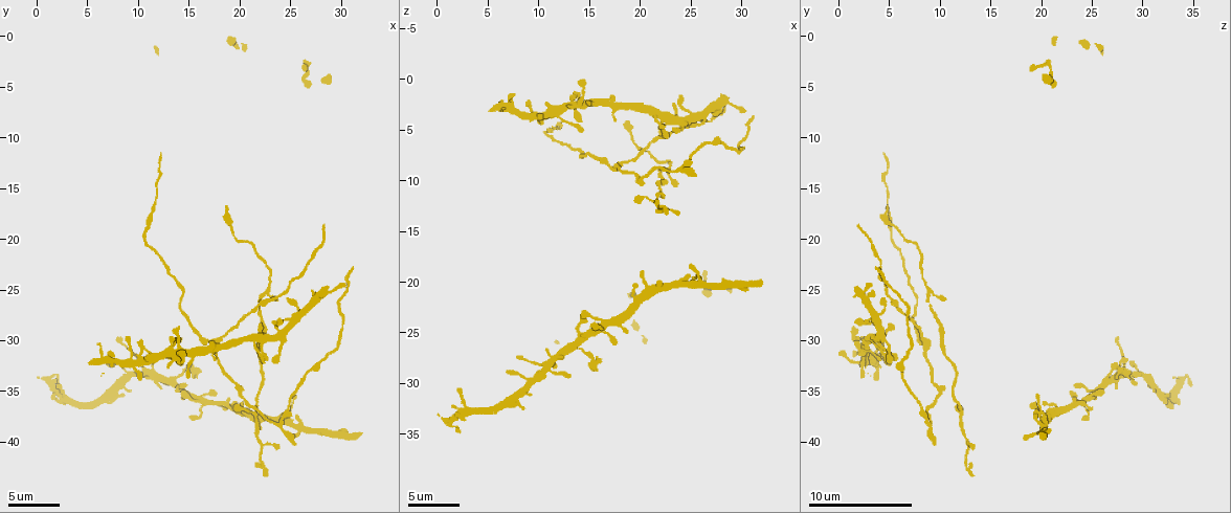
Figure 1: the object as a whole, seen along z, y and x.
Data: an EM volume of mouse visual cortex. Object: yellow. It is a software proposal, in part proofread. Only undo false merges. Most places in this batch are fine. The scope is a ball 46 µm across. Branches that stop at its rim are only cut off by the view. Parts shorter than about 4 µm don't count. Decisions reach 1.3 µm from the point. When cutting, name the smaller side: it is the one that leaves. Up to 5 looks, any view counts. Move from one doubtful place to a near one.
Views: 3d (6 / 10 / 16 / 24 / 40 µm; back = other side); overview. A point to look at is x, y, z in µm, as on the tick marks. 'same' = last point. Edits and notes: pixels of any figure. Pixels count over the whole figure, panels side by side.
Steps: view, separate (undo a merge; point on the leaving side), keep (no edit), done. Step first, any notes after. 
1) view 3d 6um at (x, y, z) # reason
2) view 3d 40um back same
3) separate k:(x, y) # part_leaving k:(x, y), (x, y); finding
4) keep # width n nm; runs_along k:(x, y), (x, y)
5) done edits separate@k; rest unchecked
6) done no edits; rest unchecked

view 3d 16um at (10.4, 33.0, 28.2) # thin arm on a thick one

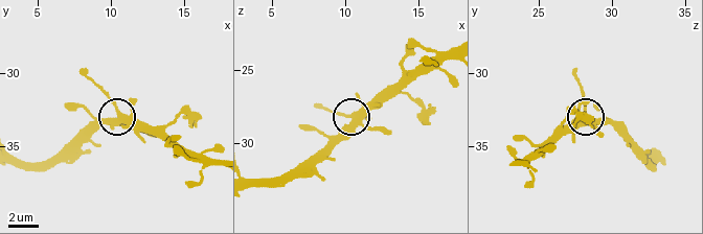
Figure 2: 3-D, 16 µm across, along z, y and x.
view 3d 6um at (10.4, 33.0, 28.2)

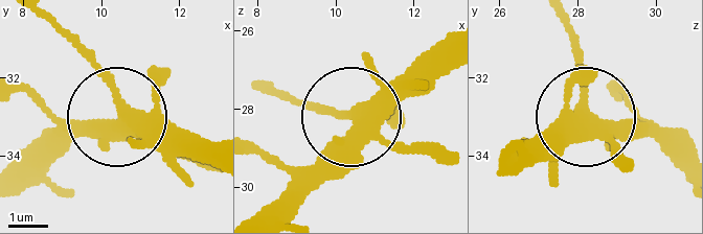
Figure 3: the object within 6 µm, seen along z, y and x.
keep # width 350 nm; runs_along 3:(445, 39), (355, 115), (298, 104); one neuron here

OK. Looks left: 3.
view 3d 10um at (25.8, 38.6, 20.4)

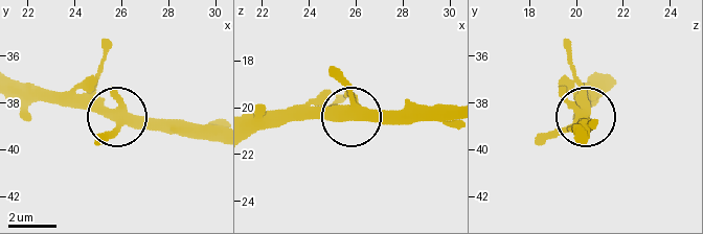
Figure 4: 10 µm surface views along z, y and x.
view 3d 6um at (25.8, 38.5, 20.4)

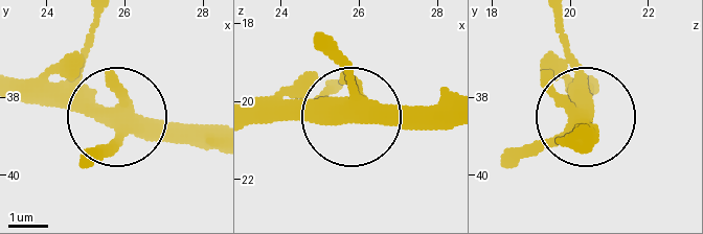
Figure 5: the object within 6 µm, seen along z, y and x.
keep # arms 4; continuous, no second neuron

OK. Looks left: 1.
done no edits; rest unchecked

